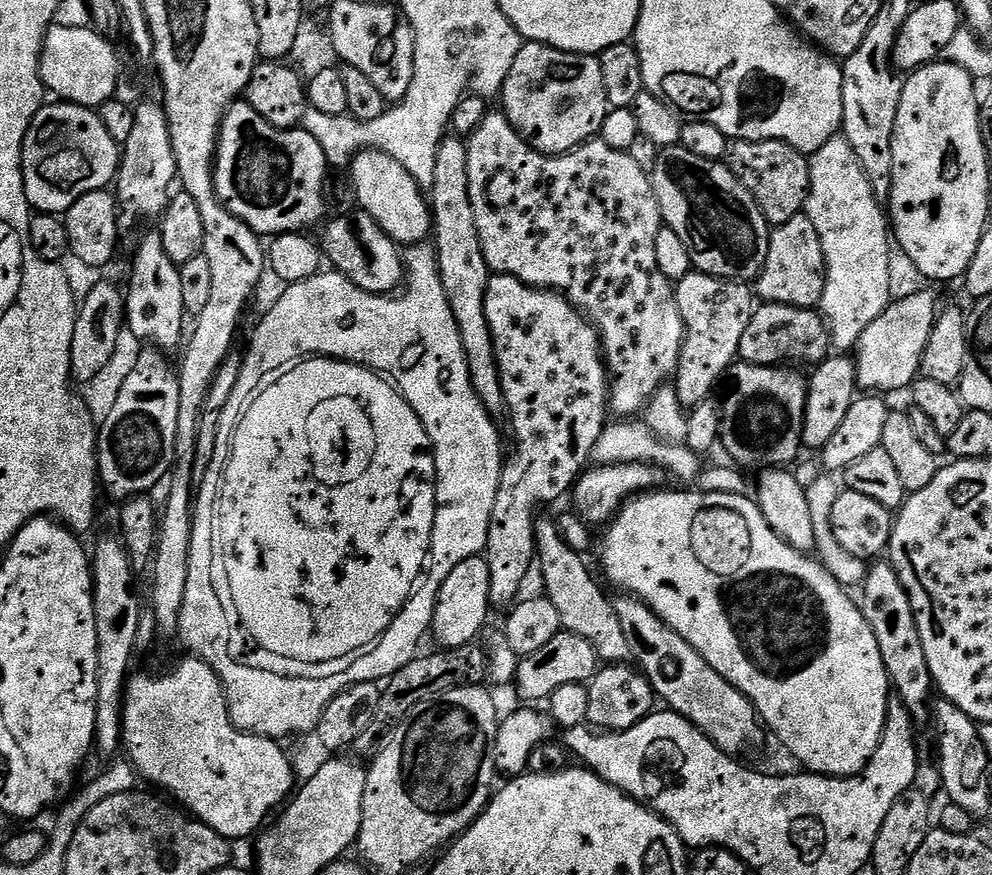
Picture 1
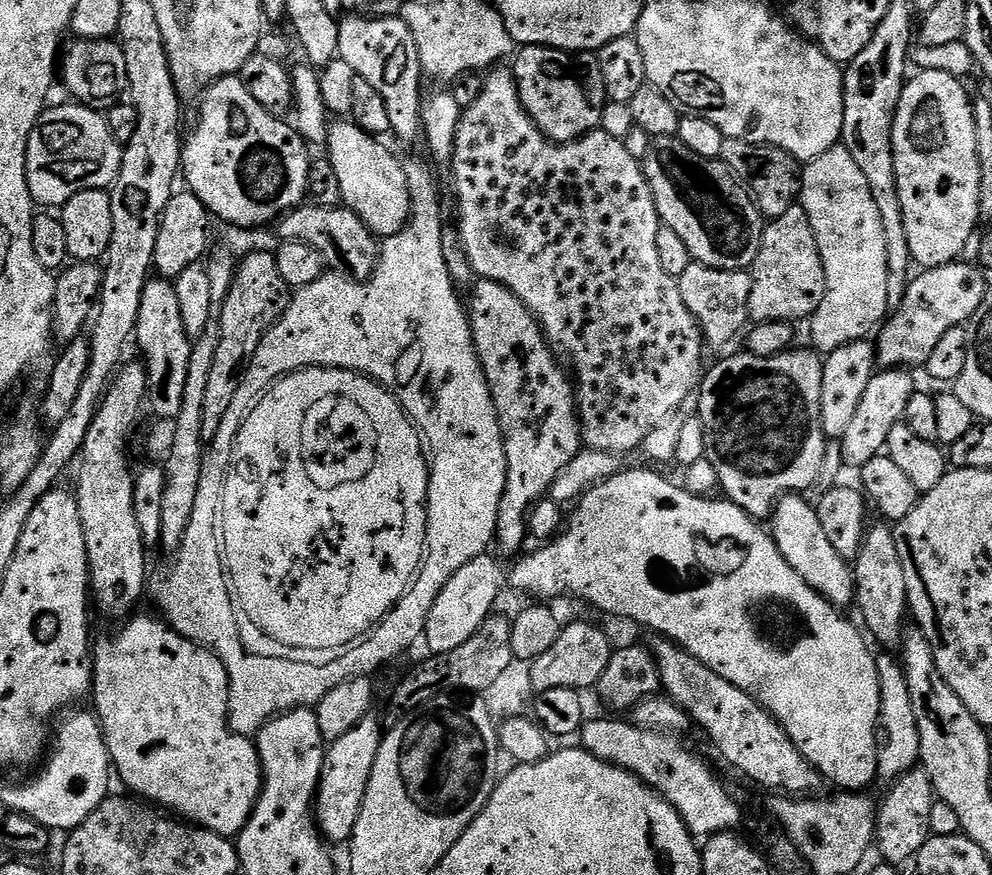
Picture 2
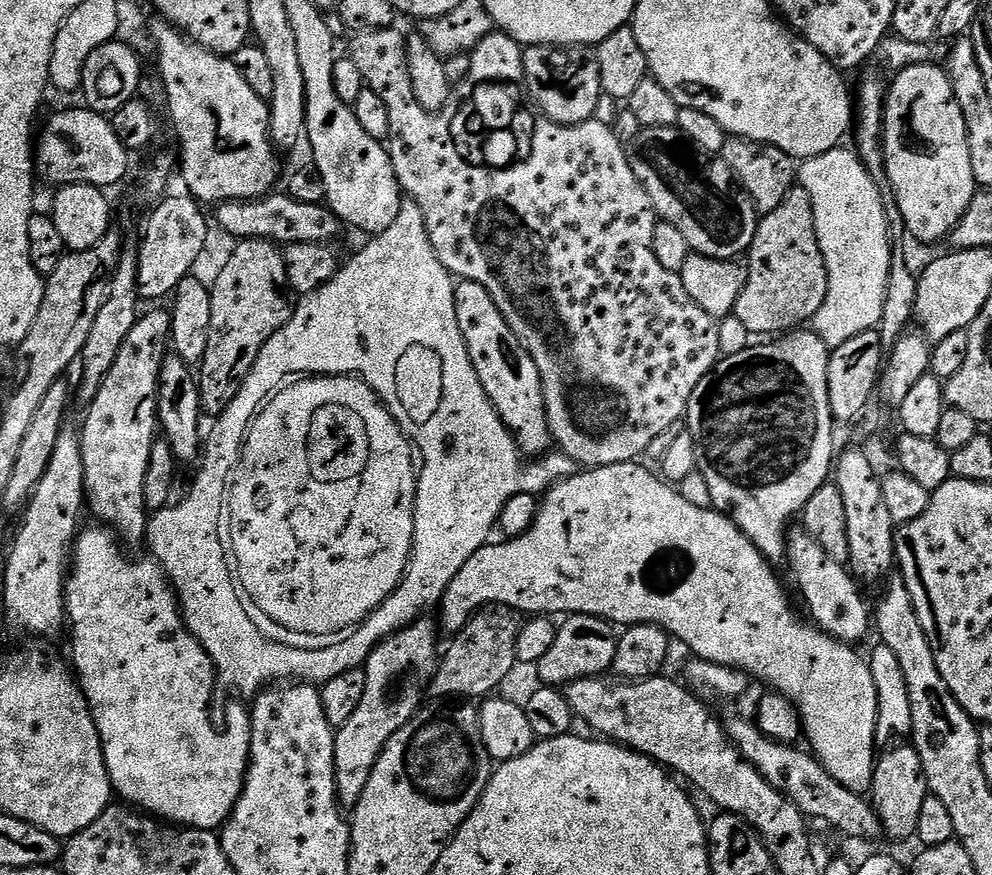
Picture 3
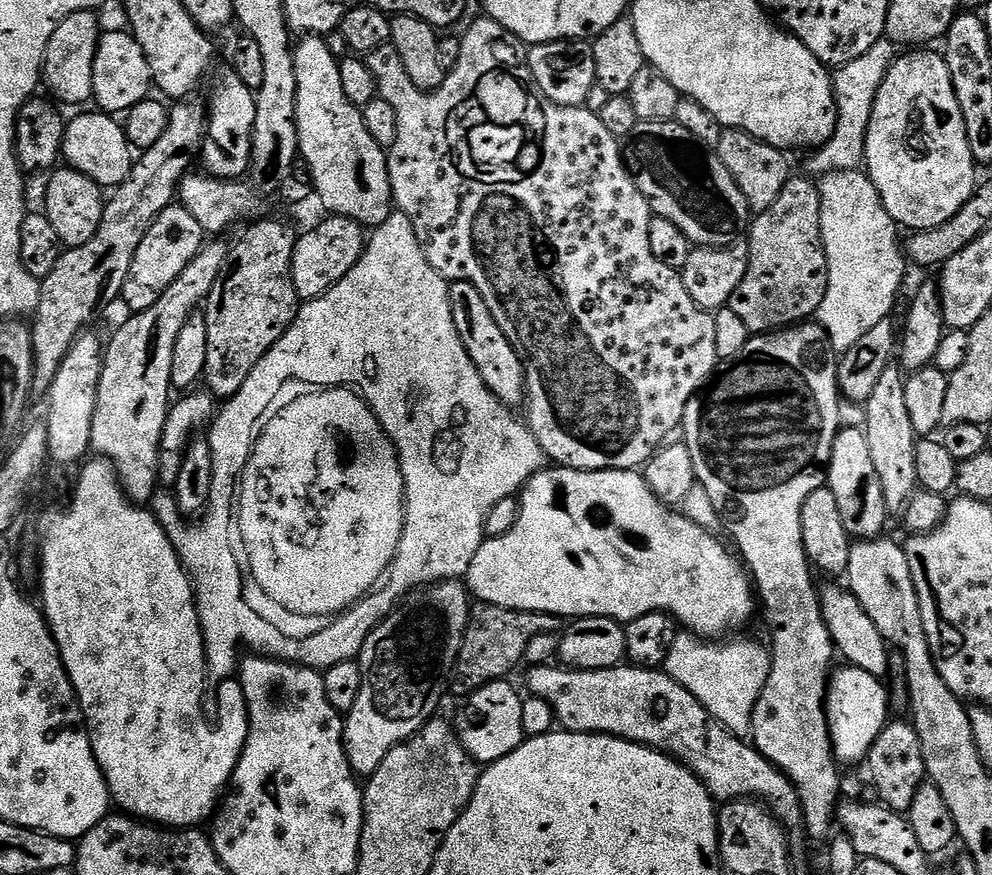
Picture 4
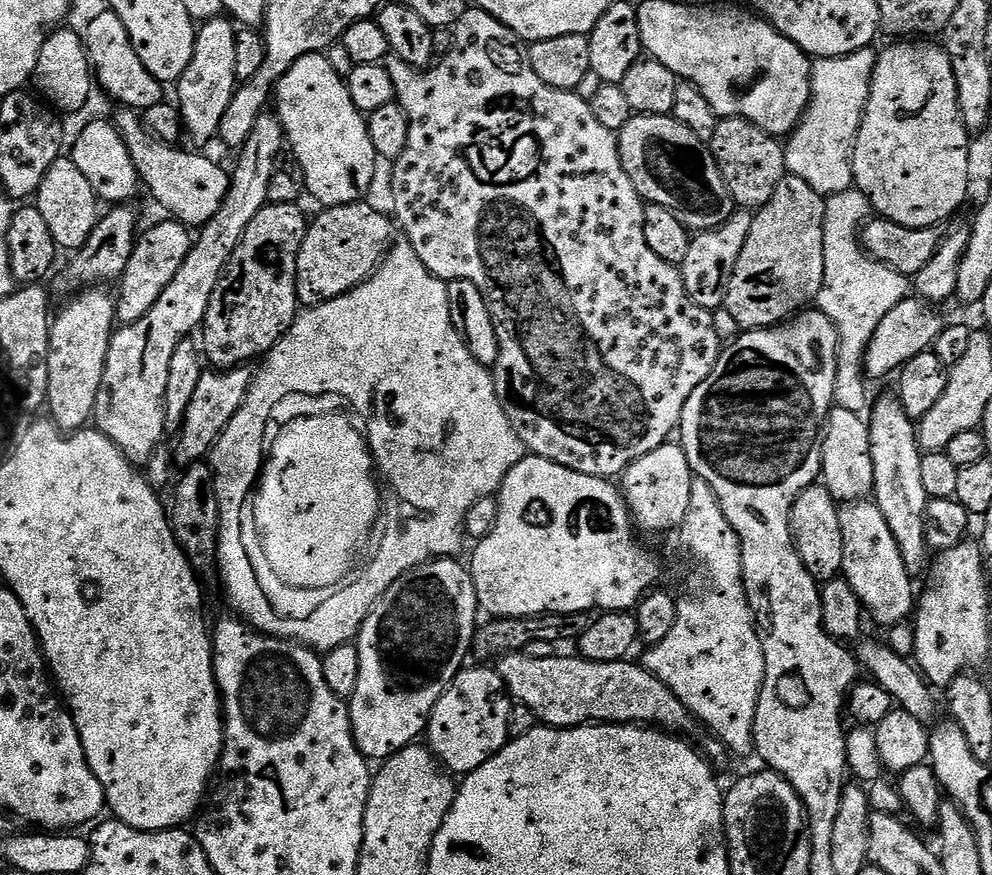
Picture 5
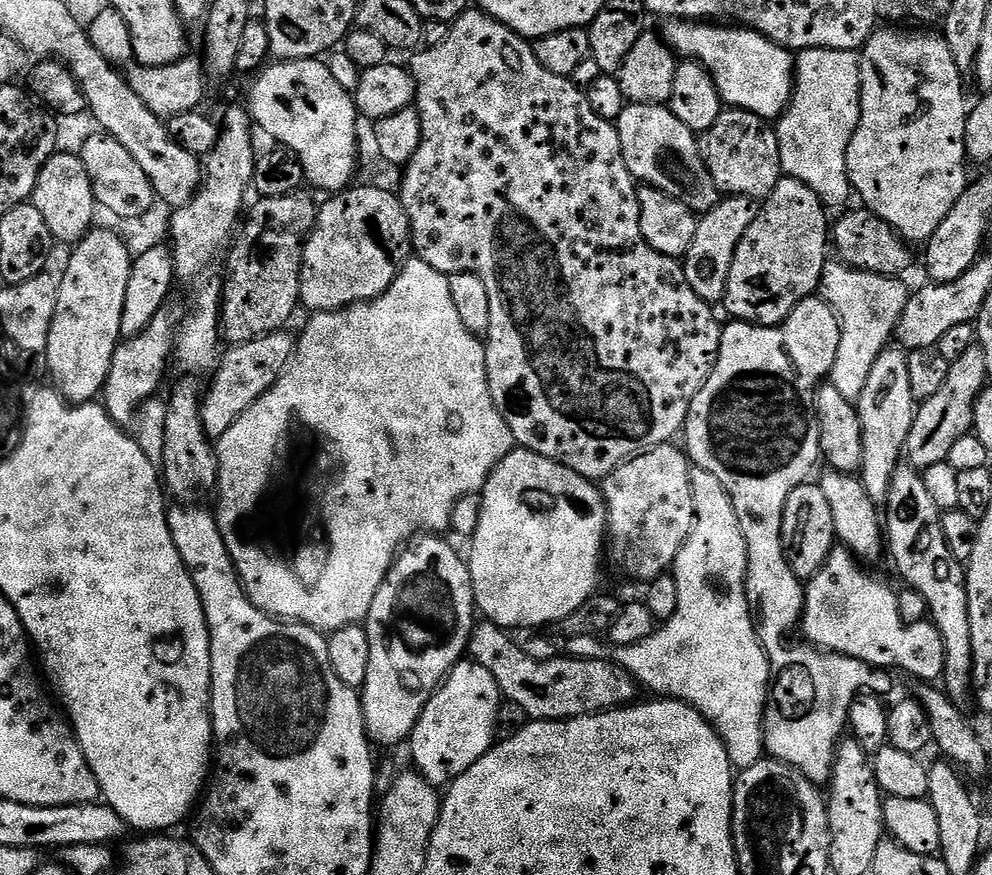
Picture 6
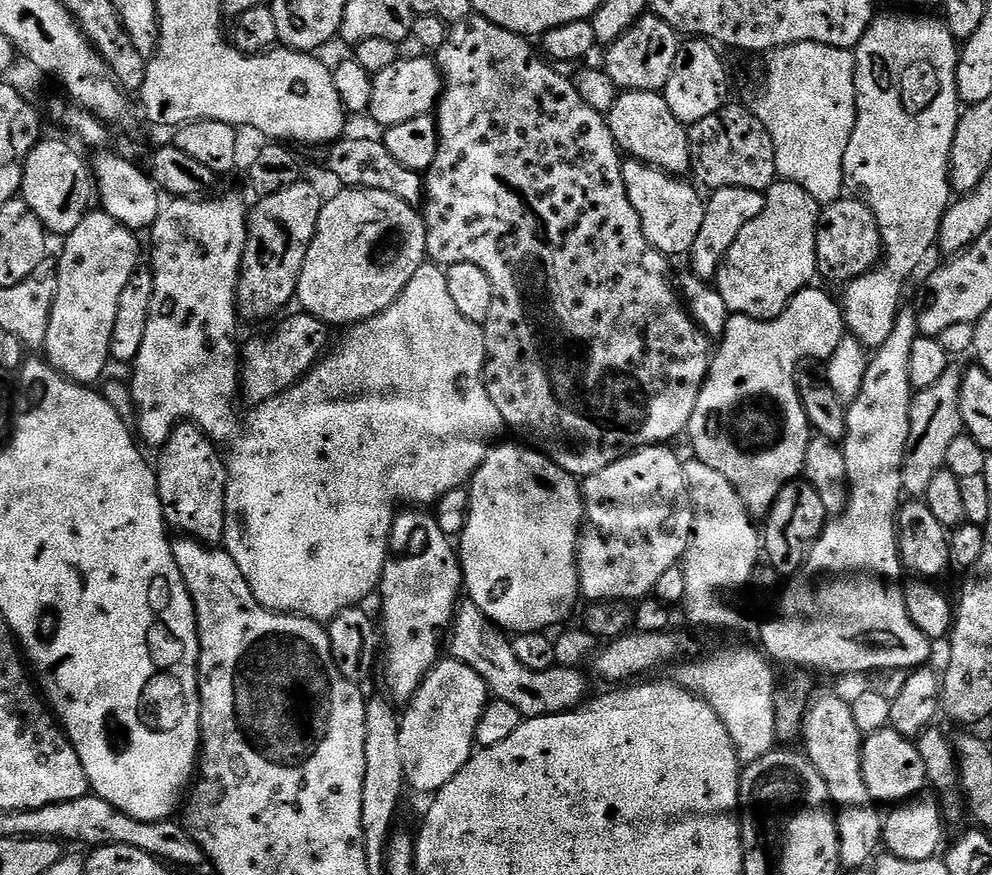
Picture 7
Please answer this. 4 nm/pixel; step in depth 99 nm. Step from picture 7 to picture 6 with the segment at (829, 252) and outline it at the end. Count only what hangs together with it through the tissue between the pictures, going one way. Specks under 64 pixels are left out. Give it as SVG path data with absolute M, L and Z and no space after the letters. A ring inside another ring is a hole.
M856 206L853 212L844 210L835 217L830 228L830 244L835 255L843 263L863 272L873 272L883 276L903 277L904 271L912 264L912 252L909 241L902 239L878 214L869 212L863 206Z

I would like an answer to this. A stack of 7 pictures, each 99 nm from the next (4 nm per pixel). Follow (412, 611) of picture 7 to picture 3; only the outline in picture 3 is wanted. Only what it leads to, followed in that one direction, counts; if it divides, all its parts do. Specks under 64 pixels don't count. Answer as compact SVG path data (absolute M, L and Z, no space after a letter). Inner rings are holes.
M418 619L408 627L400 628L394 635L385 638L362 665L366 674L366 691L362 694L362 702L358 702L358 710L354 710L354 718L350 718L350 722L346 722L346 726L342 726L336 732L336 745L334 746L336 795L340 797L340 803L345 809L355 809L356 803L366 790L366 782L370 782L370 774L386 742L390 742L390 738L398 730L402 730L402 726L406 726L406 722L410 722L417 712L421 711L420 699L424 696L424 687L427 684L429 687L435 681L436 666L440 663L442 655L441 633L438 631L437 621L428 619Z

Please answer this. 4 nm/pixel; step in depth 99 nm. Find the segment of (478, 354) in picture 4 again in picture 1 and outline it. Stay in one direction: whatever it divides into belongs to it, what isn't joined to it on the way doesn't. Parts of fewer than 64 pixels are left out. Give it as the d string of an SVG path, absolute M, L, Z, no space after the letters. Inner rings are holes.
M492 274L488 277L486 286L486 322L490 322L490 334L494 340L494 354L498 362L498 370L502 378L502 394L504 395L504 406L507 419L512 419L512 436L516 439L516 449L512 452L512 460L505 459L500 470L500 481L498 482L498 494L494 494L494 510L492 521L488 531L488 546L486 559L490 578L488 579L488 598L493 605L505 604L511 606L517 603L521 595L520 587L528 576L528 571L533 571L536 558L536 522L540 504L548 504L551 500L560 500L564 495L573 491L574 485L585 471L586 465L592 460L592 451L598 442L598 438L604 433L604 425L610 420L610 377L608 365L604 363L604 349L600 347L600 334L580 315L568 297L551 290L543 288L532 288L523 284L513 276L501 276Z

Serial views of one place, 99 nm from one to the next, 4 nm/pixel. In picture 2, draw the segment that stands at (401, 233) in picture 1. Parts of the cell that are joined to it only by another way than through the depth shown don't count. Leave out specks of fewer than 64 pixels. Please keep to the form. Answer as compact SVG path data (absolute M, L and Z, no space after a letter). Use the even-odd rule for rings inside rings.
M336 122L328 129L326 158L338 174L342 204L351 208L377 237L393 236L408 227L410 190L405 165L377 137L351 122Z

